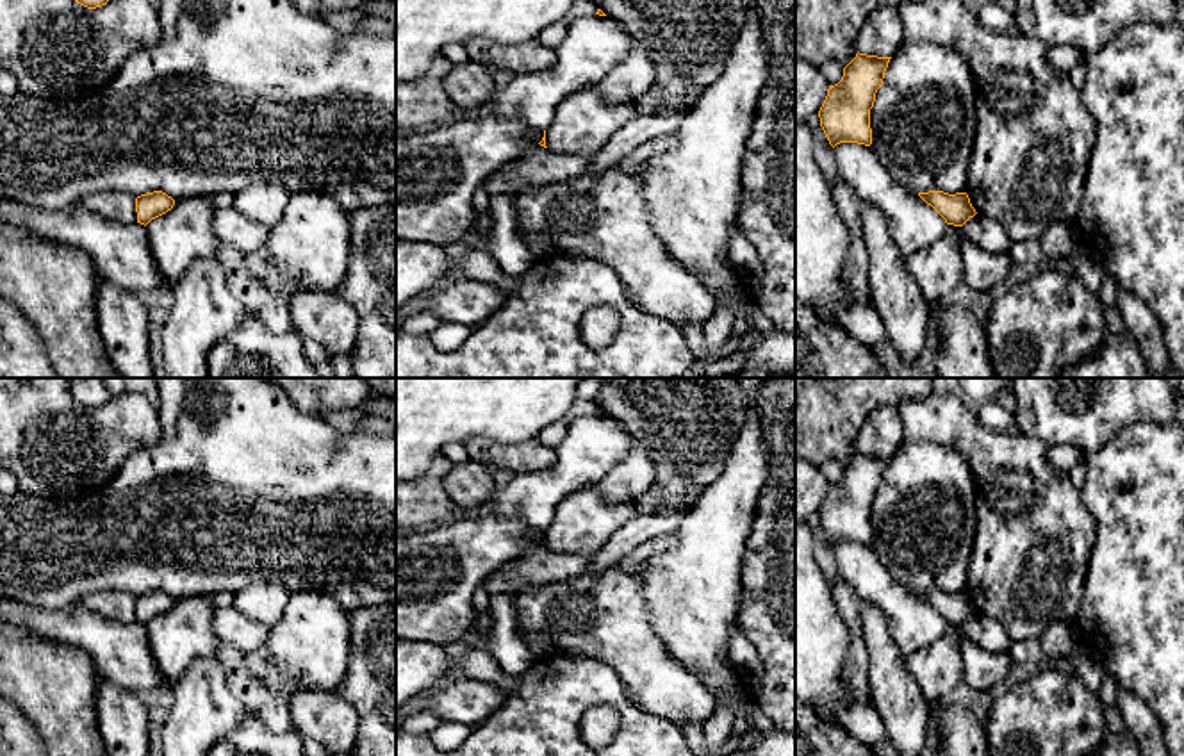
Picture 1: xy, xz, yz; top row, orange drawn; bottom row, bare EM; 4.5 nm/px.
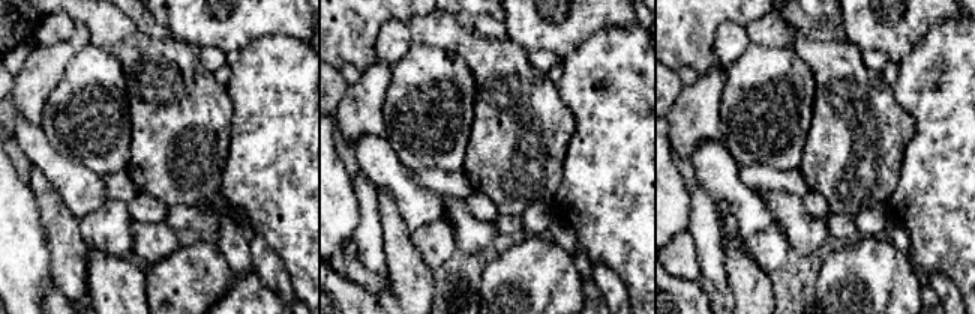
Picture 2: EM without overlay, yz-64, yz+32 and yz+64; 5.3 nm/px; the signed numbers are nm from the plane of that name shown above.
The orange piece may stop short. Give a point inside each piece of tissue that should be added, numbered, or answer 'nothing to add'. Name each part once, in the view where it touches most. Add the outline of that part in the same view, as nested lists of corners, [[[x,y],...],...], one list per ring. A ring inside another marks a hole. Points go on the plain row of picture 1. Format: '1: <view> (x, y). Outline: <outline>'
nothing to add

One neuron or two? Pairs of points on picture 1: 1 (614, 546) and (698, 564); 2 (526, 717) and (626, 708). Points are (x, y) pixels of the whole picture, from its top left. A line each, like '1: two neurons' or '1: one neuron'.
1: two neurons
2: one neuron

